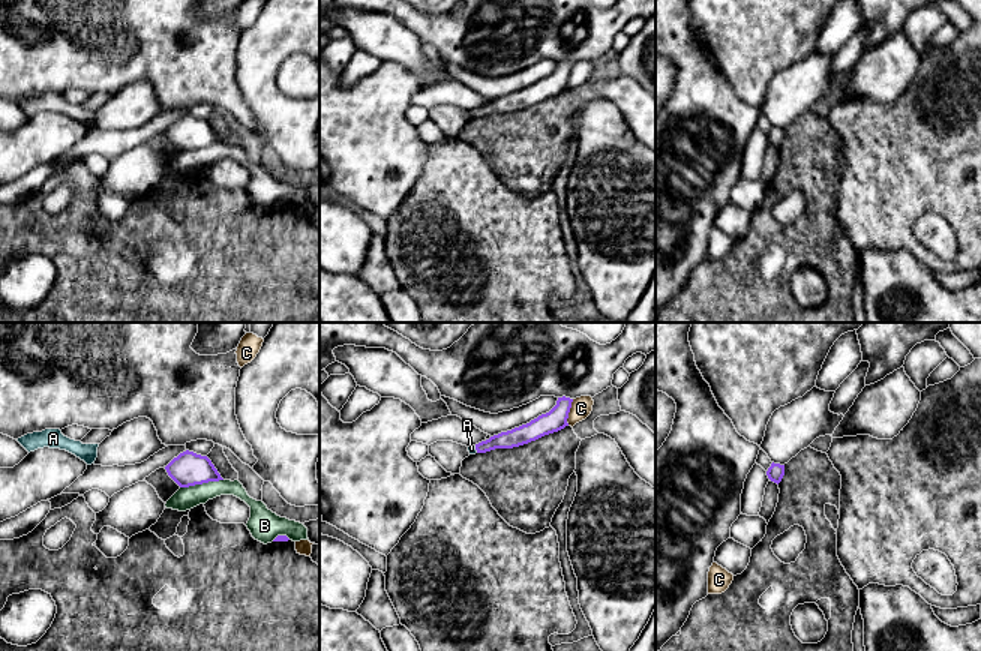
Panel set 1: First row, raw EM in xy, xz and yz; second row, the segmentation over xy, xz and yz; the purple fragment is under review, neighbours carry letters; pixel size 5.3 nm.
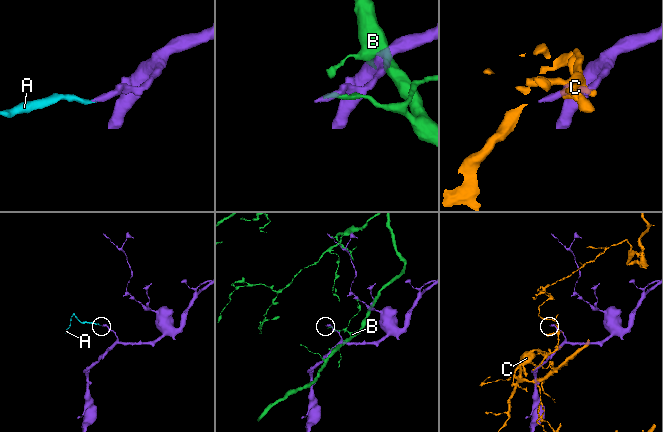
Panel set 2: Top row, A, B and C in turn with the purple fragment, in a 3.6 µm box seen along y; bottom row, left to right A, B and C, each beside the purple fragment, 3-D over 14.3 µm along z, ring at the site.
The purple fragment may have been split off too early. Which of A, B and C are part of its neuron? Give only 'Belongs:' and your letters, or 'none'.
Belongs: A

